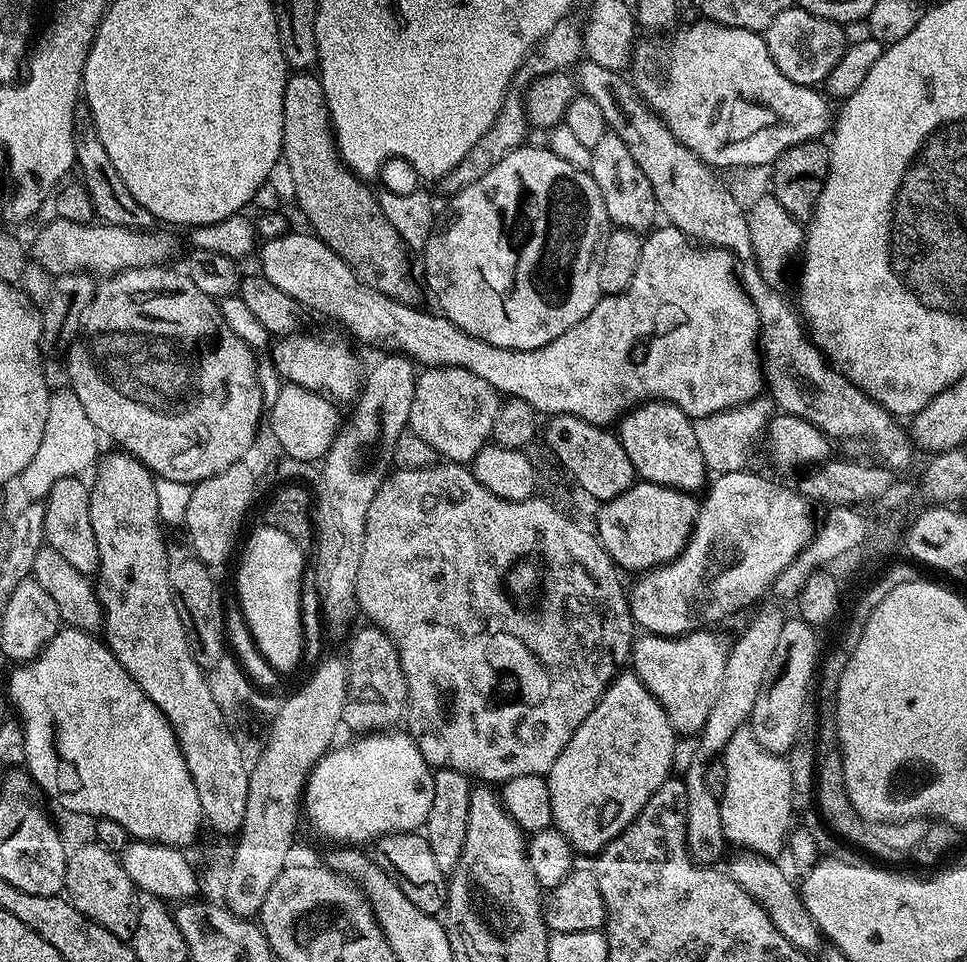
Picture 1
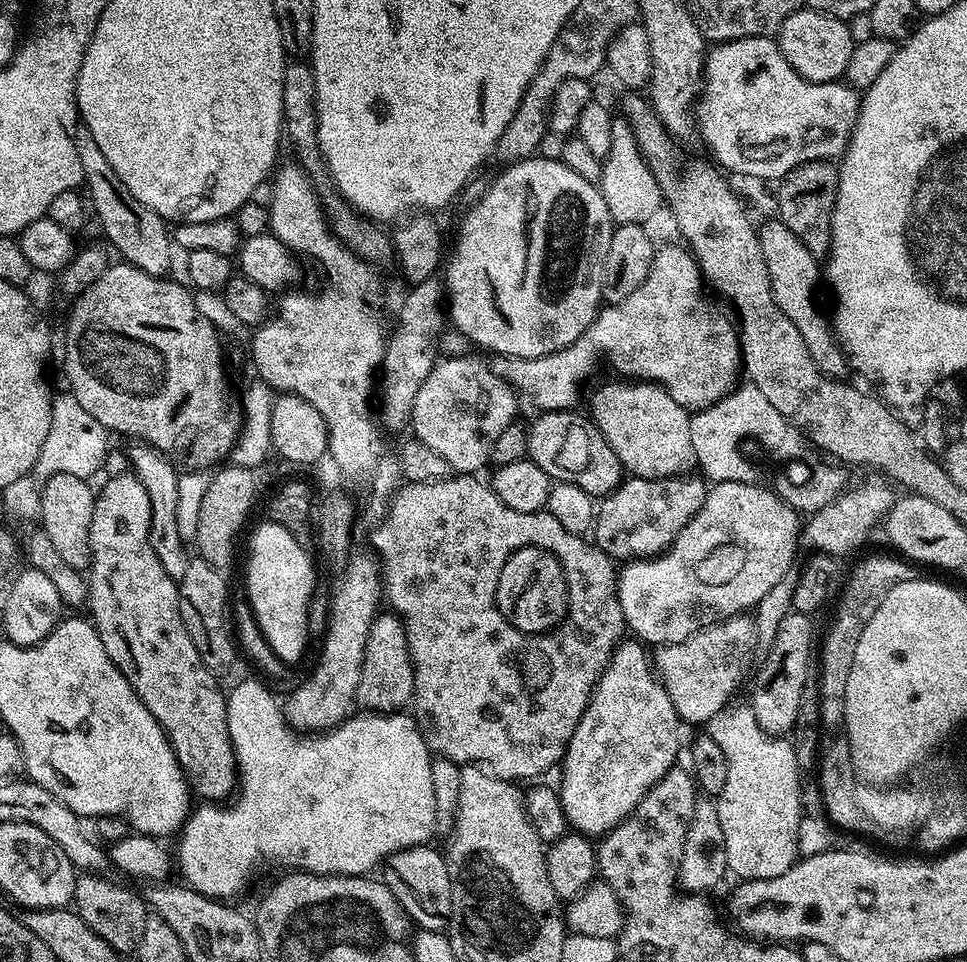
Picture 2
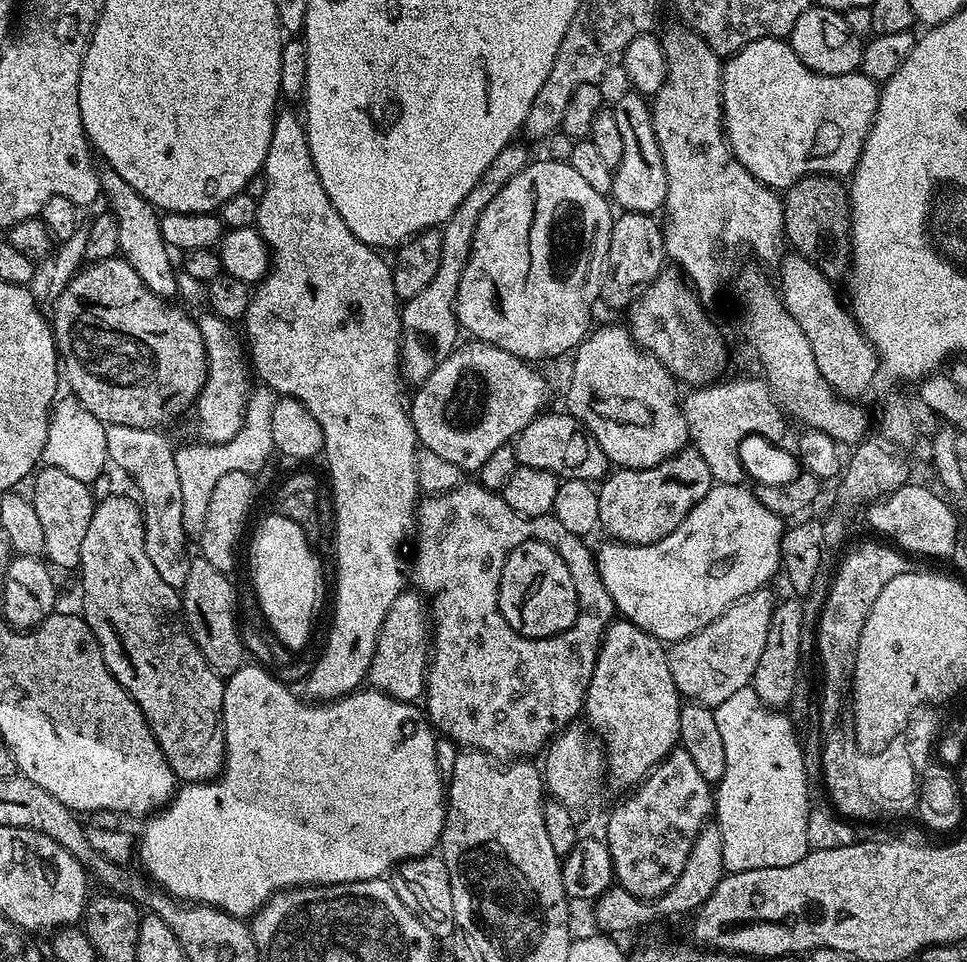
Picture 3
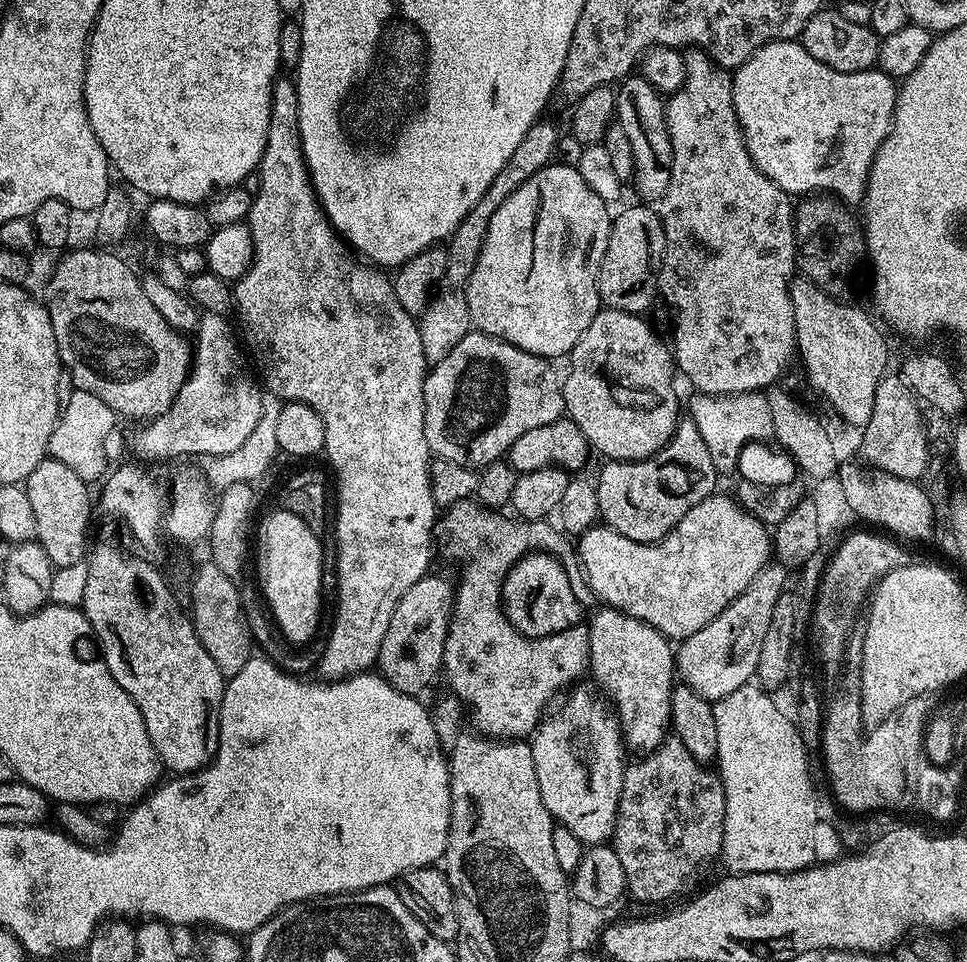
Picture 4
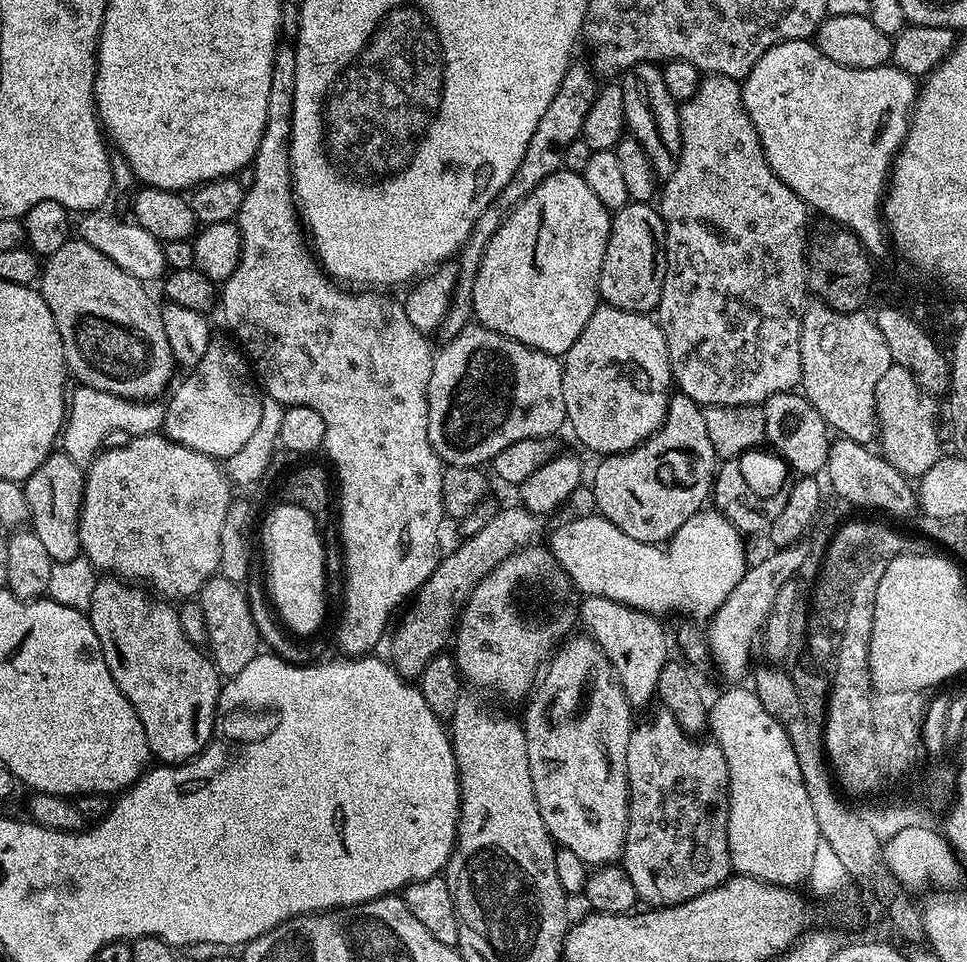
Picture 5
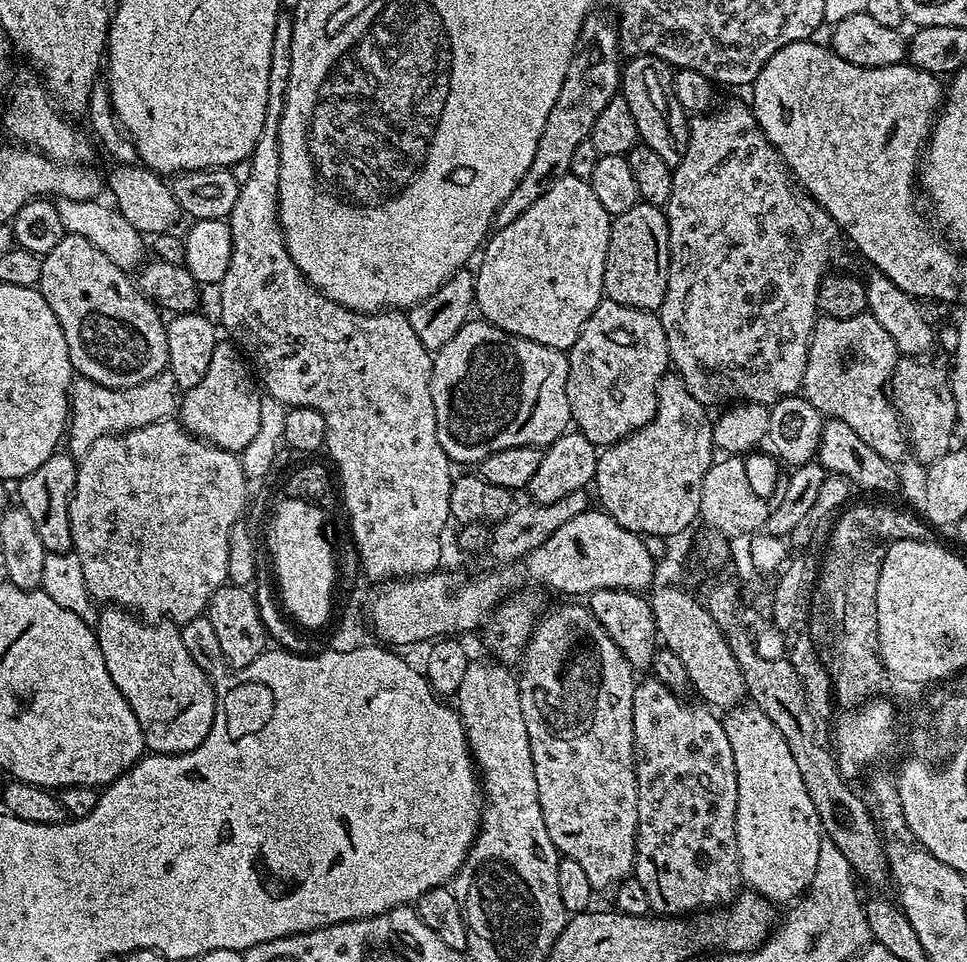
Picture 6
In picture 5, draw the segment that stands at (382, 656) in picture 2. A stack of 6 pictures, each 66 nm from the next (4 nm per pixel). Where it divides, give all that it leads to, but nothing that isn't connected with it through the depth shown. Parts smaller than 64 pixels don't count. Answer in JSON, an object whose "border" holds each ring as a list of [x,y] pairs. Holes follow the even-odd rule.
{"border":[[[523,506],[496,510],[488,520],[469,540],[464,540],[460,548],[452,553],[441,555],[438,566],[430,578],[420,585],[414,603],[420,609],[409,620],[404,620],[391,633],[392,656],[390,663],[397,674],[405,678],[419,678],[432,656],[443,653],[449,647],[454,625],[458,620],[458,610],[463,609],[465,600],[472,593],[476,581],[490,574],[506,558],[522,548],[535,545],[536,540],[544,532],[545,517],[526,510]]]}

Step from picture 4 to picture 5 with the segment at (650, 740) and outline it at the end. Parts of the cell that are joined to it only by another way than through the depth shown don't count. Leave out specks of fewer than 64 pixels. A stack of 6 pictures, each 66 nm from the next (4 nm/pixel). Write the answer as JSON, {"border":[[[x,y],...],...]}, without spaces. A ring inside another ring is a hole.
{"border":[[[584,596],[578,604],[578,620],[585,624],[587,635],[599,645],[604,651],[612,669],[616,672],[616,678],[620,681],[620,685],[624,688],[626,698],[633,706],[640,704],[648,704],[654,700],[656,696],[656,687],[658,686],[658,676],[662,674],[662,666],[668,663],[670,653],[668,653],[668,640],[670,644],[670,636],[664,633],[664,628],[659,619],[653,616],[651,612],[643,612],[637,608],[616,602],[605,596]]]}

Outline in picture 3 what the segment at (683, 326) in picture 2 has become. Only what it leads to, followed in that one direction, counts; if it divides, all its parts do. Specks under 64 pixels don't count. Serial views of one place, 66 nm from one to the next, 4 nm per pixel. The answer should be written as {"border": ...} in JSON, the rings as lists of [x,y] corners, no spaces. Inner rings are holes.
{"border":[[[661,271],[659,278],[627,309],[626,327],[632,333],[636,343],[659,358],[677,381],[689,380],[692,386],[704,386],[719,377],[716,375],[723,370],[724,363],[728,360],[728,352],[724,349],[724,340],[720,337],[719,330],[712,325],[711,318],[704,313],[704,308],[700,305],[701,297],[689,287],[685,277],[679,271],[668,271]]]}

